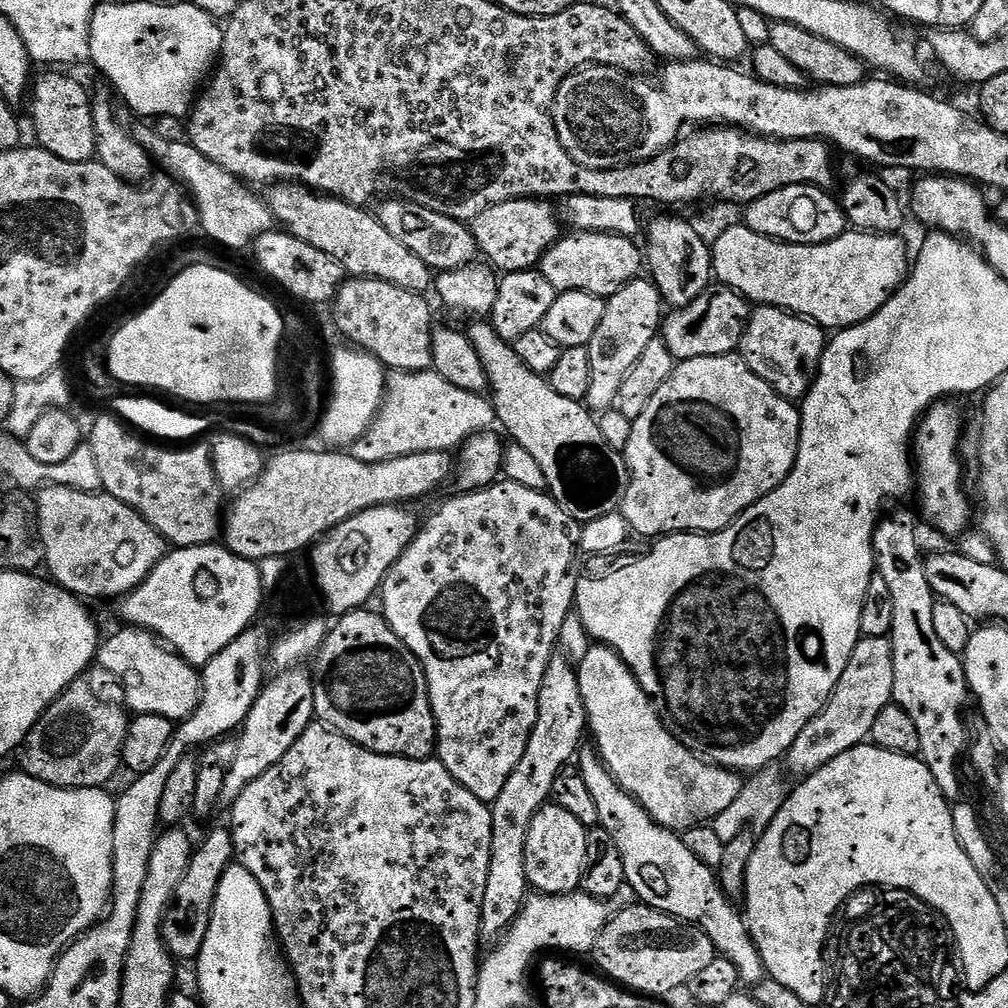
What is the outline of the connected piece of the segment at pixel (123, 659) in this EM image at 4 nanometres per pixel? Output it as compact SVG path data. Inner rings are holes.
M131 626L121 629L101 643L95 663L124 683L123 703L129 709L132 707L131 711L136 714L158 714L173 722L185 720L200 704L201 673L165 647L152 633Z

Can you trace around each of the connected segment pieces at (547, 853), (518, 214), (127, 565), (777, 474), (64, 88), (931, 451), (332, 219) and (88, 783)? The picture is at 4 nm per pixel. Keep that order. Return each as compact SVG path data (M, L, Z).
M554 803L543 804L534 814L530 822L530 830L526 834L526 878L529 885L537 893L546 896L565 896L568 892L575 892L579 889L582 882L582 870L586 866L586 838L588 837L588 828L574 818L562 806Z
M525 198L482 210L482 214L470 222L479 255L500 274L535 269L544 251L562 235L561 217L559 220L555 210L548 204L551 203L544 198Z
M45 486L39 489L38 495L35 497L35 503L36 520L39 524L40 538L44 543L44 564L46 568L52 571L52 573L50 573L51 579L77 598L83 598L85 601L112 599L115 601L117 598L123 598L135 590L138 585L148 577L150 570L154 570L154 566L158 566L158 562L166 554L166 541L158 534L158 530L154 530L154 526L150 526L150 522L146 522L146 518L142 518L142 514L138 514L130 506L126 506L126 502L118 502L118 498L109 496L108 493L103 490L98 492L79 492L77 488Z
M738 354L681 360L670 378L666 378L664 385L659 388L658 394L650 398L650 406L646 406L640 417L632 421L629 444L623 450L624 458L628 462L628 489L620 504L619 515L624 517L633 533L636 531L640 536L652 536L651 538L674 536L677 532L720 532L733 524L746 509L754 506L754 502L773 492L788 477L799 453L800 408L793 401L778 394L778 390L774 390L770 382L758 378L758 374L754 374L754 370L750 370L750 366L746 366L746 362Z
M48 70L45 76L37 75L30 84L32 101L28 104L28 112L32 115L32 128L36 131L35 143L45 148L50 154L62 158L66 162L86 162L96 155L96 141L92 139L92 100L88 92L72 76L63 76L63 71Z
M945 398L932 405L923 416L920 417L919 425L914 433L914 488L918 493L920 491L920 508L918 507L918 512L921 517L924 516L941 532L944 536L960 536L968 528L968 523L973 523L974 520L974 504L968 501L968 492L964 489L964 464L960 461L960 435L964 432L964 416L960 413L960 408L951 399Z
M277 182L267 192L266 203L272 211L273 221L283 231L322 250L322 254L330 254L330 258L343 266L349 277L369 276L402 286L402 290L421 294L433 287L432 269L422 262L422 258L418 258L418 254L406 250L406 246L402 246L394 234L386 231L386 226L380 224L379 215L372 213L371 216L367 207L348 204L339 196L326 196L298 184Z
M84 678L75 680L44 711L40 721L28 731L18 749L19 771L47 784L52 784L56 788L104 788L115 778L116 771L121 771L120 751L122 750L122 742L126 738L129 717L124 716L125 709L123 707L120 707L121 709L115 708L114 705L99 700L92 693L92 688L86 681L87 679Z

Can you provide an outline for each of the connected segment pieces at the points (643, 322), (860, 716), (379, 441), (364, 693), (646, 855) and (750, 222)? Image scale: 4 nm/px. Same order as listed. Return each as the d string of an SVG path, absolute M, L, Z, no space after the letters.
M648 278L632 280L622 286L622 290L607 297L602 326L594 330L594 338L590 338L587 347L590 354L590 390L586 404L593 413L601 414L617 407L626 374L630 374L634 362L642 358L642 350L657 339L665 312L666 305L660 298L660 291Z
M861 636L826 706L804 727L802 734L794 738L786 757L787 775L803 778L814 774L822 770L826 762L838 758L838 754L846 754L846 750L865 743L871 737L878 714L882 714L882 710L886 710L886 706L893 703L893 694L894 650L891 639L888 636Z
M434 370L389 371L380 409L376 411L371 426L350 445L350 454L358 458L358 462L377 464L390 458L426 450L452 452L477 432L487 432L496 423L496 411L487 395L461 390L446 382L446 378L442 378Z
M367 607L355 608L353 612L348 612L345 616L339 617L328 630L328 637L324 640L324 645L314 656L316 665L311 665L312 685L314 686L314 710L315 719L319 723L329 727L333 732L341 732L346 738L350 738L358 746L362 746L371 752L377 752L383 756L404 756L407 760L426 760L436 752L436 719L430 706L430 694L428 693L428 683L424 668L420 665L418 657L394 634L394 630L384 619L379 611L368 612Z
M581 747L578 753L578 770L582 774L582 782L586 782L590 795L594 797L594 803L598 805L599 827L605 828L610 838L614 838L614 846L618 846L618 854L622 854L624 878L627 887L632 889L635 899L641 904L648 905L649 908L670 914L684 921L685 924L695 924L696 927L701 928L710 938L710 942L714 942L717 953L734 962L734 966L738 966L741 985L755 986L763 982L766 978L764 963L758 954L752 935L748 933L748 921L744 919L741 909L737 905L735 908L732 905L735 903L720 889L720 882L713 865L711 868L710 865L703 864L671 828L663 828L661 824L654 822L654 818L650 818L647 810L632 797L632 793L626 791L612 776L595 747Z
M791 184L782 190L774 190L774 194L762 194L754 202L750 202L743 209L743 223L758 234L762 234L771 240L780 240L783 244L821 244L838 238L849 227L849 222L844 216L844 209L840 201L828 190L814 184Z

